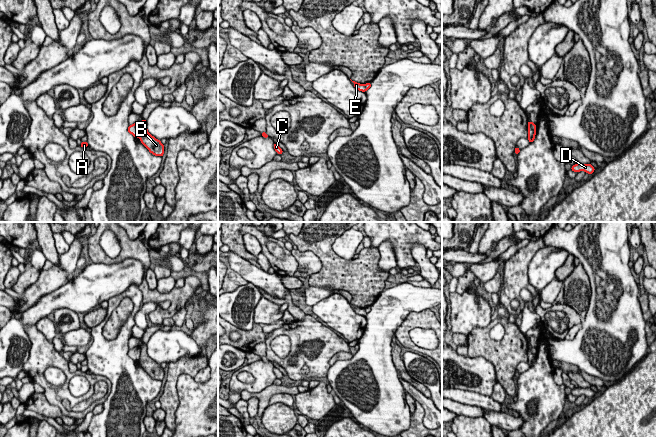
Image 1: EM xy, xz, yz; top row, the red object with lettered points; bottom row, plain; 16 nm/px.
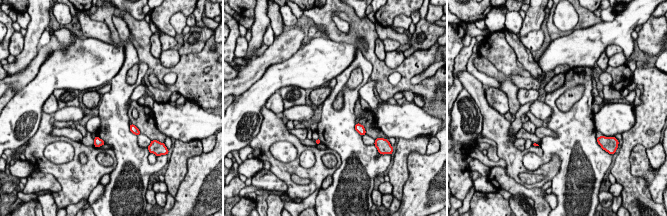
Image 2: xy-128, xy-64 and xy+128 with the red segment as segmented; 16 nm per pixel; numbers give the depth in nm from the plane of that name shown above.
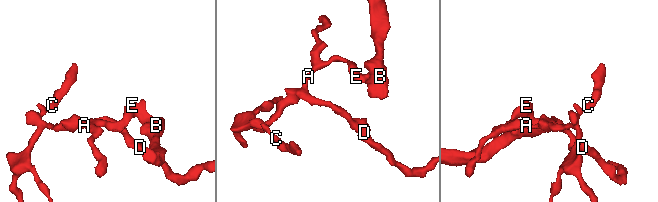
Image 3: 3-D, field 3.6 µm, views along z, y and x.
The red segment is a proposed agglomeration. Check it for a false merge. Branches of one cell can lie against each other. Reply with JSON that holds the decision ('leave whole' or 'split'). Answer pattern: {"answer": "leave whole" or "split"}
{"answer": "split"}

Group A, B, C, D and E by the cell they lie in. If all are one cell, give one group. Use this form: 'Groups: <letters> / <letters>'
Groups: A C D E / B

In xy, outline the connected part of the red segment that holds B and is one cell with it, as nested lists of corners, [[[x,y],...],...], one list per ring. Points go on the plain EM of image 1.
[[[143,343],[140,346],[141,354],[139,363],[141,367],[149,374],[150,377],[152,377],[155,380],[162,381],[164,378],[164,369],[161,367],[160,364],[156,363],[154,360],[152,360],[148,354],[147,354],[147,346],[145,343]]]

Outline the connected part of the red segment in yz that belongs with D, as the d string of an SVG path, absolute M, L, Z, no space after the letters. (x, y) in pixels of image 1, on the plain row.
M577 387L571 391L571 394L577 397L580 395L585 395L590 399L595 395L595 392L591 388Z

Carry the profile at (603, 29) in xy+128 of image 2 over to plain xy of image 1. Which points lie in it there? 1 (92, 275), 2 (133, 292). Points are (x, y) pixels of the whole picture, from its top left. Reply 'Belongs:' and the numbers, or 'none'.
Belongs: 1

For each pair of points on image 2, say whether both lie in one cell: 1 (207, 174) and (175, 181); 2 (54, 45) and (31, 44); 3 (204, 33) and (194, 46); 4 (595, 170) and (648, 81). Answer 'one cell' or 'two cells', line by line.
1: two cells
2: two cells
3: one cell
4: two cells

